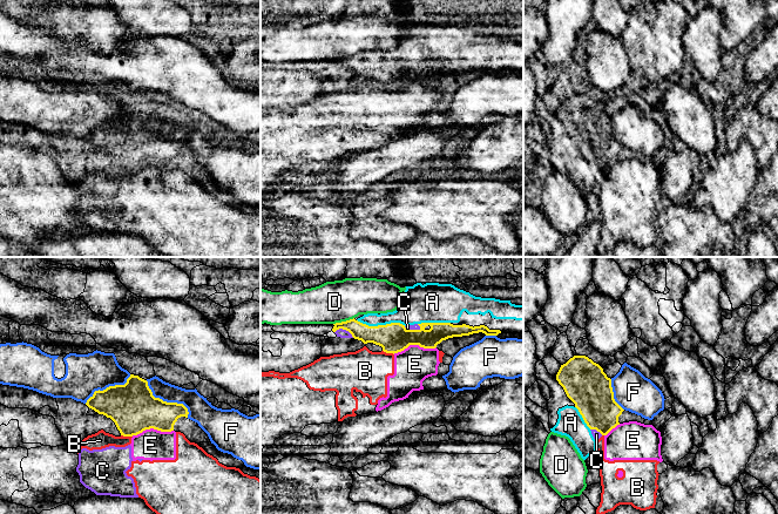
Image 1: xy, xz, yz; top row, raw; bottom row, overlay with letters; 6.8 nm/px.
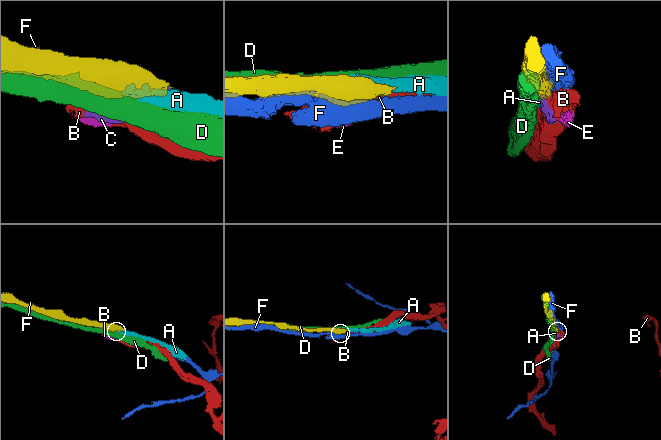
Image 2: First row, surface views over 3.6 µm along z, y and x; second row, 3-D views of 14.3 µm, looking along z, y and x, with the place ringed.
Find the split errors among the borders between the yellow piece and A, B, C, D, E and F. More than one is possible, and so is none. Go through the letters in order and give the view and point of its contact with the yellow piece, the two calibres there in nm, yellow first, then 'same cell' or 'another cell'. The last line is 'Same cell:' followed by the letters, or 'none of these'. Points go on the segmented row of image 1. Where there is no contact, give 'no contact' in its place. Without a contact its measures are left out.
A: contact xz (381, 325); calibres 200 and 200 nm; same cell
B: contact xy (127, 435); calibres 320 and 120 nm; another cell
C: contact xz (344, 329); calibres 130 and 60 nm; another cell
D: contact xz (343, 322); calibres 130 and 280 nm; another cell
E: contact xz (414, 344); calibres 200 and 240 nm; another cell
F: contact xy (166, 401); calibres 320 and 170 nm; another cell
Same cell: A

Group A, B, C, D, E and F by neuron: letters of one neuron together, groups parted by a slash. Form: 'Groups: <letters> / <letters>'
Groups: A / B C E / D / F

